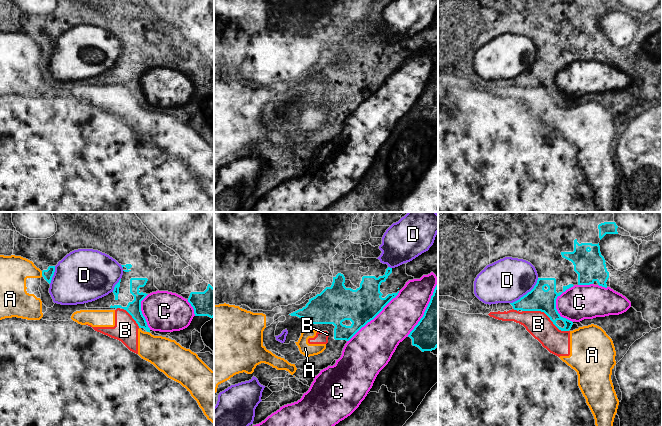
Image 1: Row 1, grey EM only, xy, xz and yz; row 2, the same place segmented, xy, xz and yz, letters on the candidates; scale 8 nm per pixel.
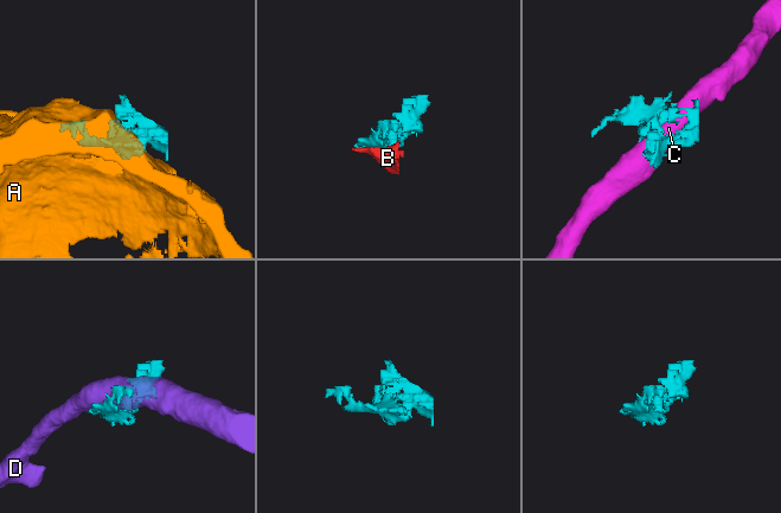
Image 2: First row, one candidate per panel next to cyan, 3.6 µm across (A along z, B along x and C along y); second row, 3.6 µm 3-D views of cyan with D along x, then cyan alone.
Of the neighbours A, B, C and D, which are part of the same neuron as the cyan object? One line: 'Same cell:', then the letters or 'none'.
Same cell: none

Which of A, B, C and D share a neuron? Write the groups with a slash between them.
A B / C / D

